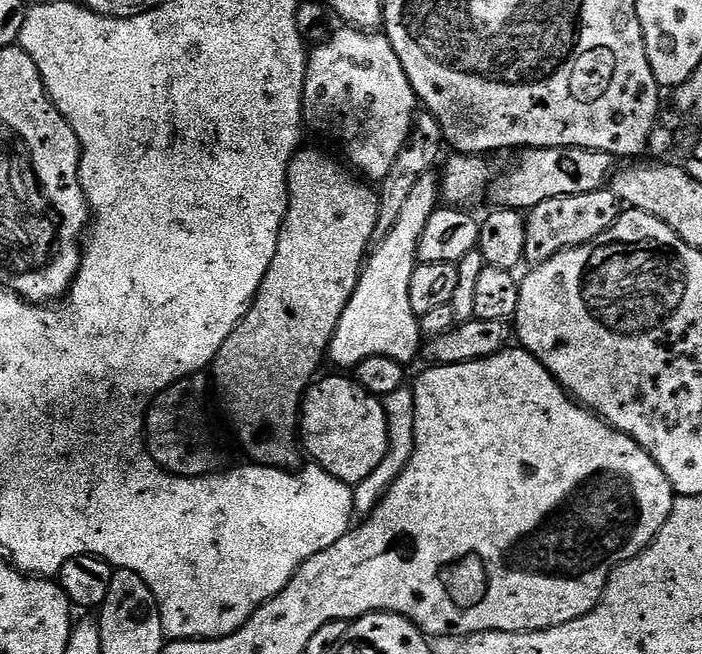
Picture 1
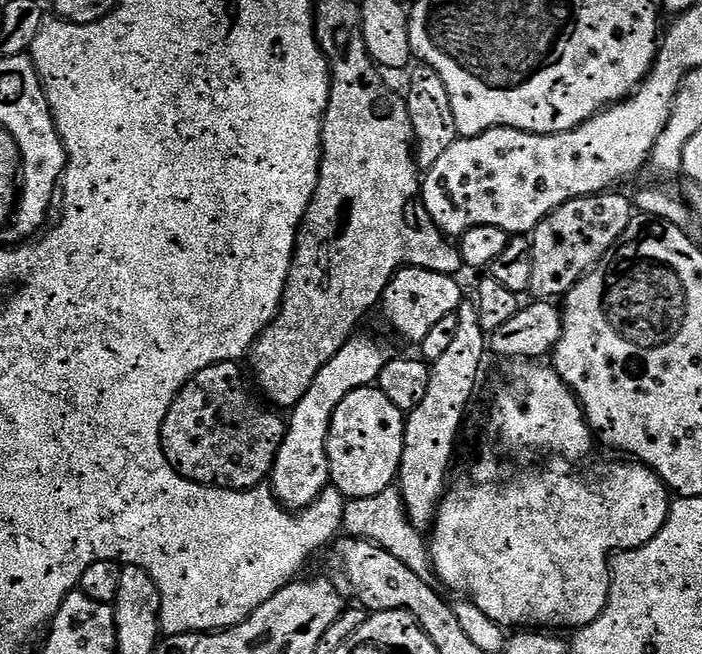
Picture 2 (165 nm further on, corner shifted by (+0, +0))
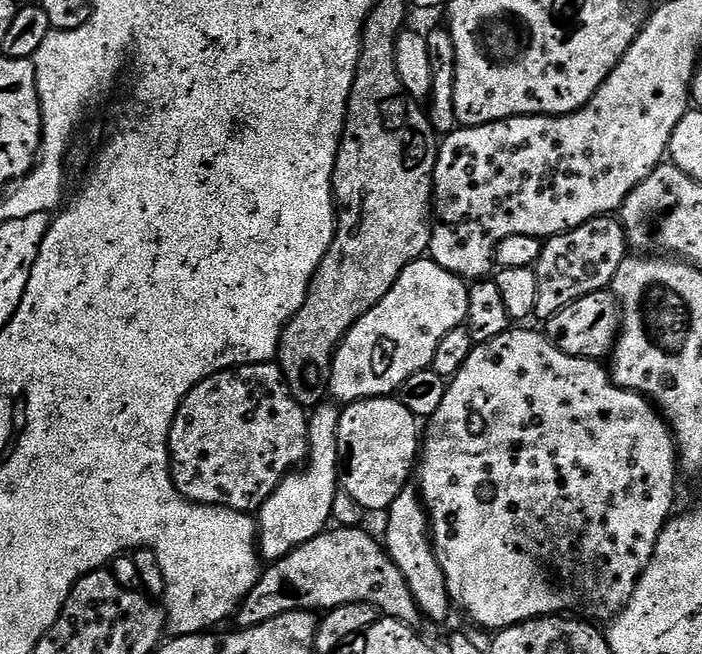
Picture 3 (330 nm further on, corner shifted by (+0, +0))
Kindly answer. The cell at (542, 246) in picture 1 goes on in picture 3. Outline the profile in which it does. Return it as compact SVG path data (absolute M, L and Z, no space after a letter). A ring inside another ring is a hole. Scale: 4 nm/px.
M612 214L582 222L582 226L574 226L569 232L547 237L540 245L540 256L534 265L538 278L535 319L540 322L549 320L558 314L558 310L570 306L570 302L578 302L578 298L586 298L586 294L605 291L629 252L624 227Z

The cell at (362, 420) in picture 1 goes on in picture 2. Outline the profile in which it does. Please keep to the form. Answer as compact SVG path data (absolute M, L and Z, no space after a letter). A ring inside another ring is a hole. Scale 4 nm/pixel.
M369 386L367 388L359 388L354 390L354 394L346 394L346 398L342 398L342 406L338 406L338 410L334 410L334 418L330 422L330 434L328 435L328 461L330 462L330 474L332 475L330 484L334 489L344 495L344 498L353 500L354 498L370 498L374 494L382 494L382 490L393 487L397 483L400 474L400 463L402 462L402 454L404 453L404 421L405 413L398 410L398 406L394 406L394 402L390 402L390 398L386 398L386 394L380 392L379 387Z

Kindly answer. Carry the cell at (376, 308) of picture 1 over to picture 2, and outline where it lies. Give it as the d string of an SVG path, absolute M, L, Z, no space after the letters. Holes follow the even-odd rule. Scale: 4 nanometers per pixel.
M353 335L352 339L346 342L346 346L342 346L342 350L338 350L338 354L334 354L334 358L330 358L330 362L326 366L322 366L322 370L318 370L314 382L310 382L310 390L306 390L306 398L302 398L302 402L298 402L290 410L290 415L286 420L282 446L276 455L270 477L273 492L271 495L274 500L274 495L276 495L276 500L280 503L277 505L281 509L311 509L315 505L312 503L323 494L324 487L326 489L329 487L332 475L328 461L328 435L330 434L330 422L334 418L334 410L338 410L338 406L342 406L342 398L346 398L346 394L354 394L354 390L375 385L379 381L380 371L384 369L386 362L390 359L390 352L387 352L374 337L360 335Z

